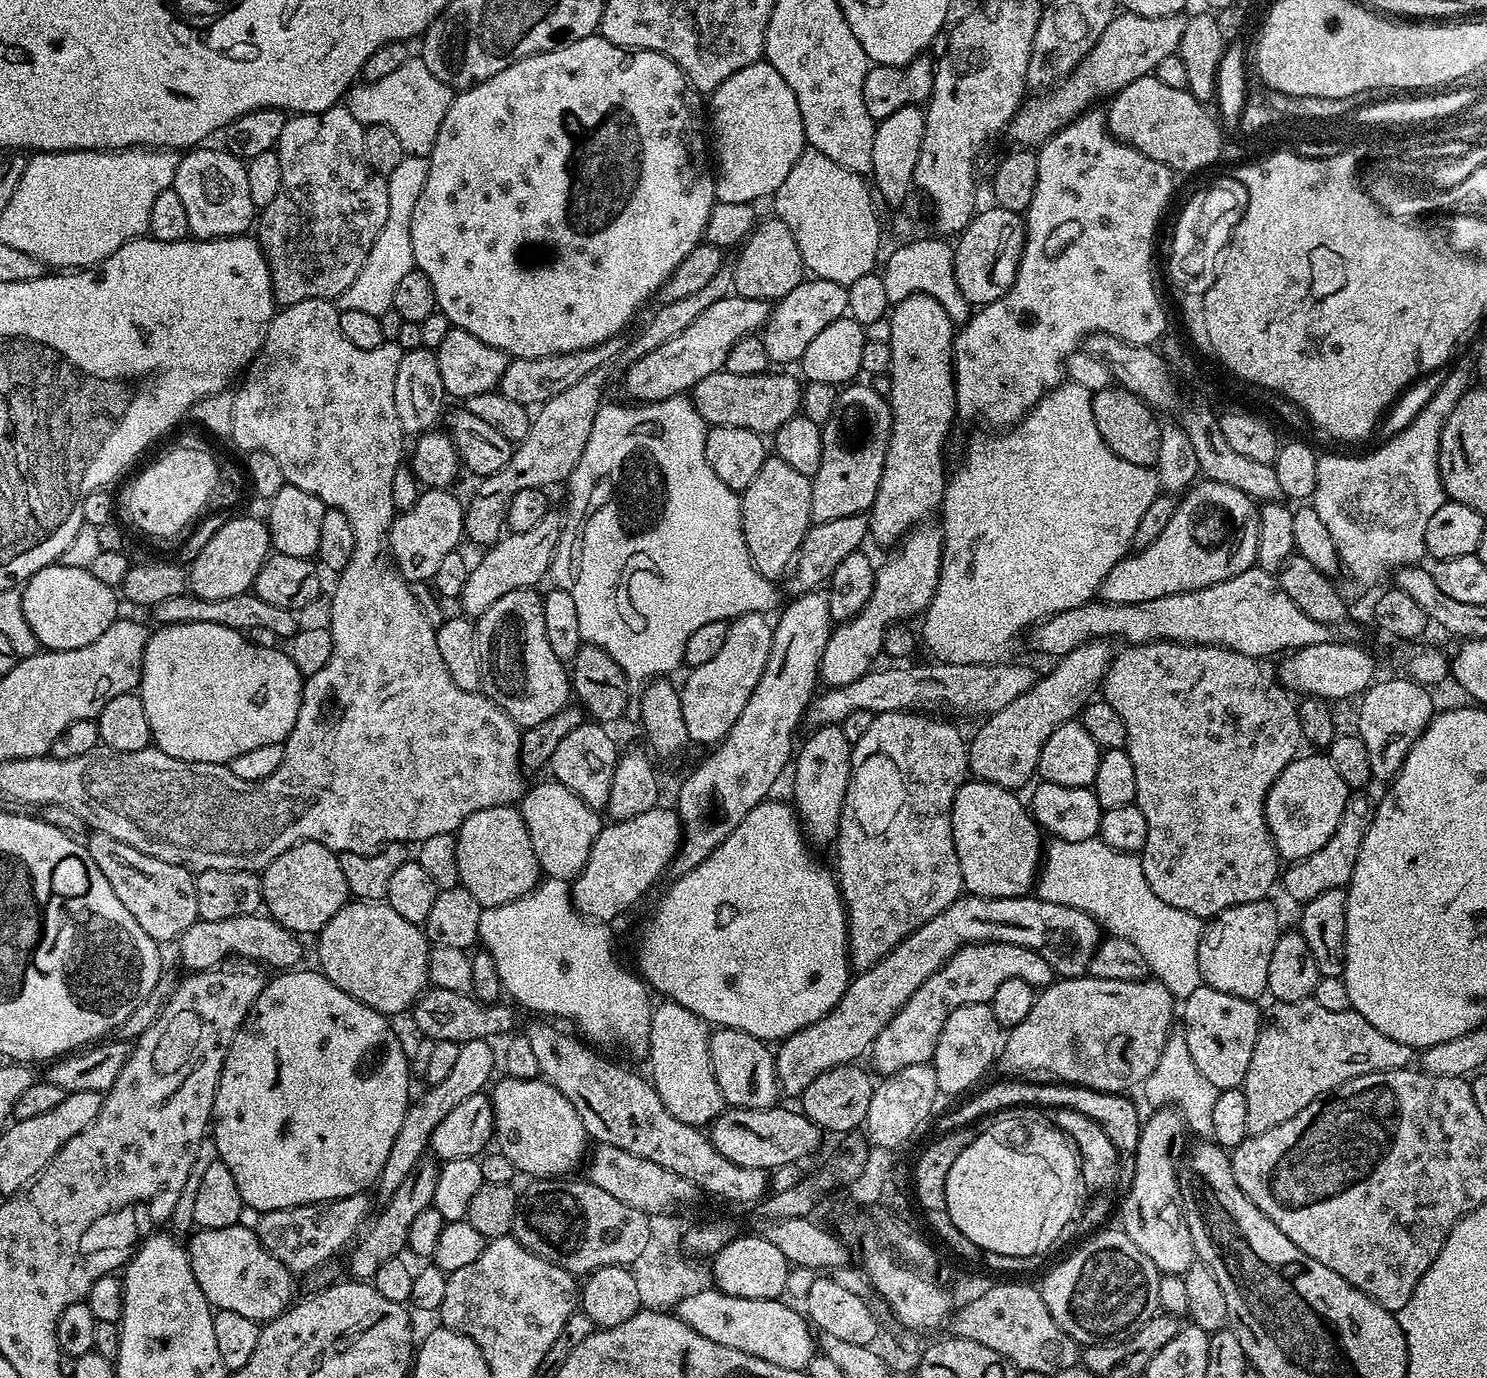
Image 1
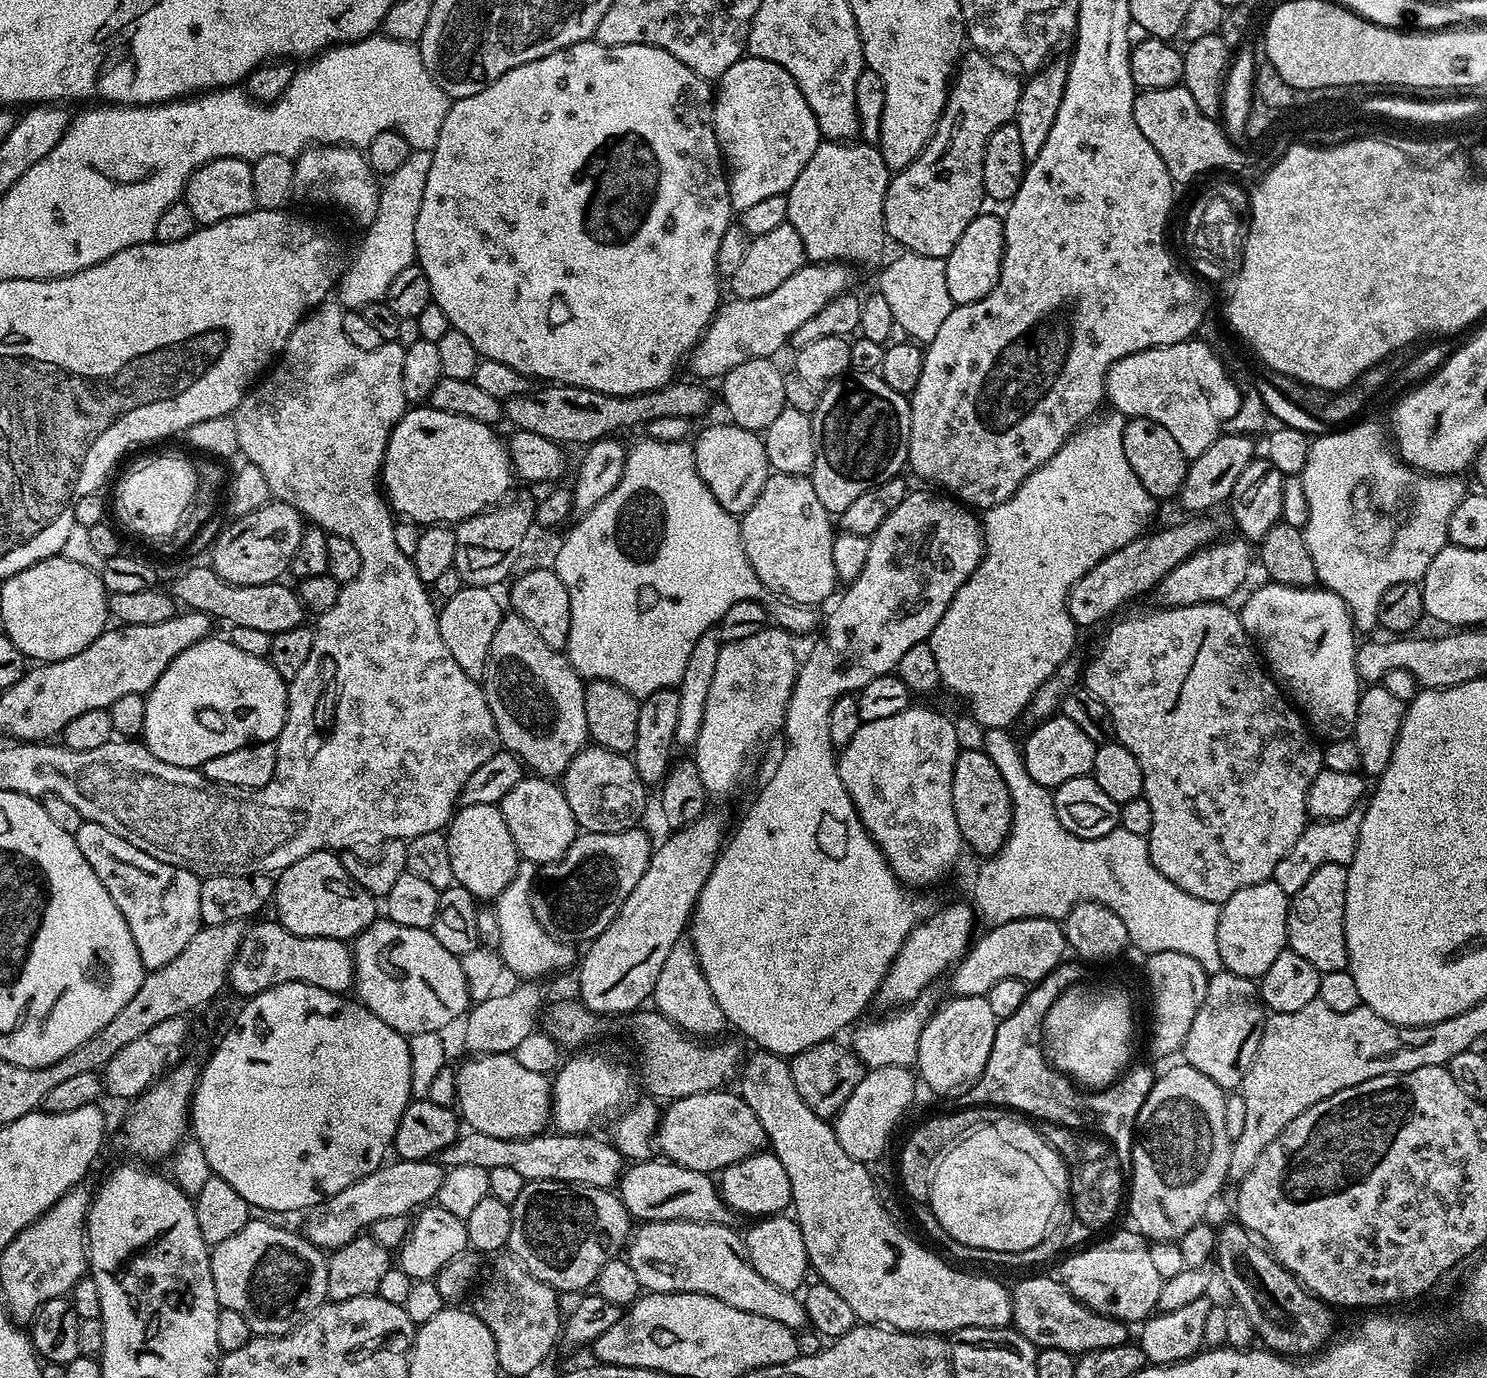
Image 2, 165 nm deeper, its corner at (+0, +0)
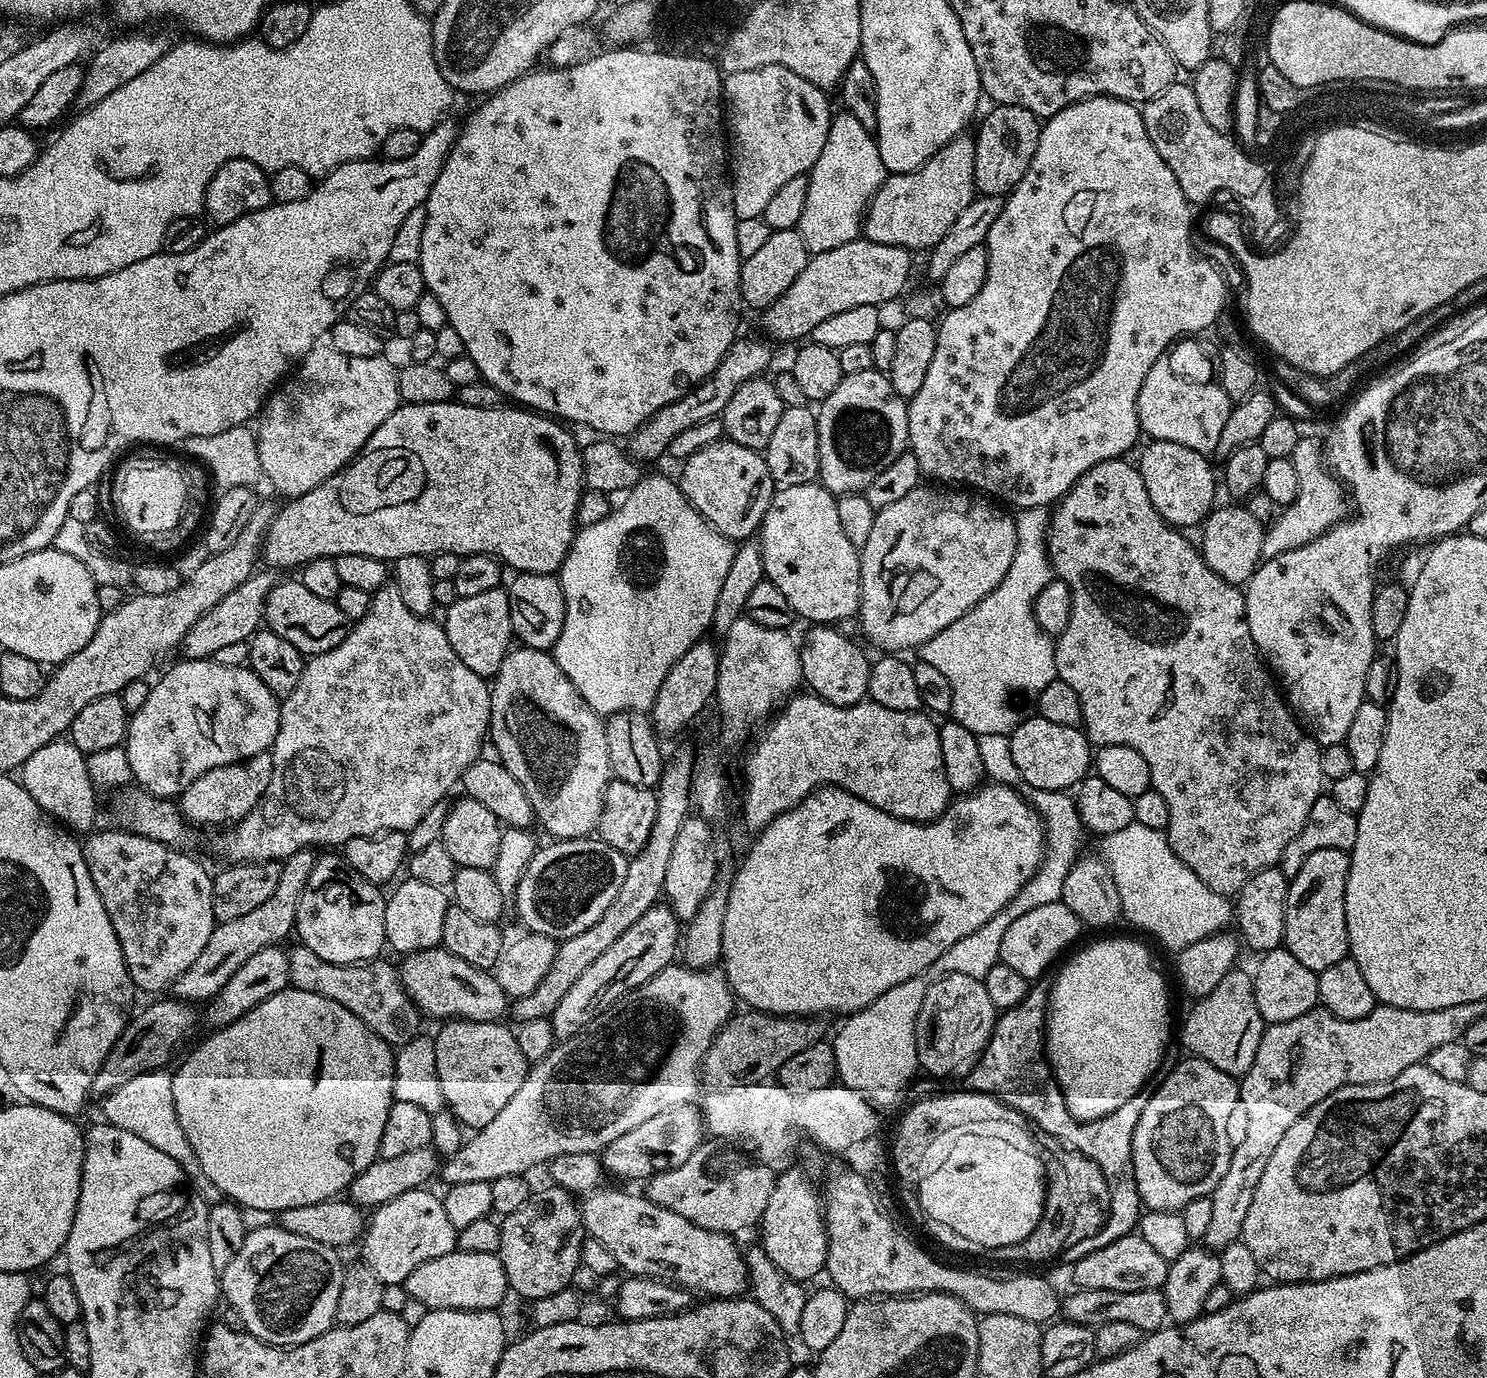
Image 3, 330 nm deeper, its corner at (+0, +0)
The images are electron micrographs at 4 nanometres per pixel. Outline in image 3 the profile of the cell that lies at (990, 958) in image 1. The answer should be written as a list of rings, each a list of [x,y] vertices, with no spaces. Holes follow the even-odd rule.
[[[1060,900],[1050,902],[1046,906],[1034,906],[1034,910],[1026,910],[1022,918],[1010,922],[1006,934],[1002,938],[1000,963],[1018,970],[1022,978],[1035,982],[1045,975],[1044,971],[1075,942],[1080,936],[1082,925],[1078,914],[1070,910]]]

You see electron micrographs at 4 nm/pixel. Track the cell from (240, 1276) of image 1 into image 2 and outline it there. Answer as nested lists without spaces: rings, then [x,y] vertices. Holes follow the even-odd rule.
[[[249,1219],[238,1234],[210,1252],[214,1290],[221,1308],[238,1310],[258,1336],[285,1336],[328,1300],[328,1261],[299,1231],[287,1232],[268,1220]]]

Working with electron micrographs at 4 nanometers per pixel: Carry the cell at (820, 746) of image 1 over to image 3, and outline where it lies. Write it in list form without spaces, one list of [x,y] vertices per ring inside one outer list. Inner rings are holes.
[[[836,626],[809,627],[808,641],[800,648],[803,683],[809,684],[815,695],[821,696],[834,706],[858,704],[868,694],[869,657],[864,657],[862,649],[851,636],[844,636]]]

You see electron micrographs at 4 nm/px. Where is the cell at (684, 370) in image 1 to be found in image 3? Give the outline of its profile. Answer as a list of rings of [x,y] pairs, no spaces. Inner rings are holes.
[[[863,238],[834,246],[834,250],[815,253],[806,270],[794,278],[794,286],[790,286],[790,290],[769,308],[763,309],[767,335],[773,341],[800,342],[811,337],[814,326],[842,310],[854,310],[854,306],[885,306],[907,286],[912,256],[907,248],[886,246]]]

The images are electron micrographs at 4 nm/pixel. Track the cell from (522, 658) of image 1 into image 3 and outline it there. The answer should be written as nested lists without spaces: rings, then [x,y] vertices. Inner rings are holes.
[[[516,646],[509,651],[508,655],[505,656],[504,661],[502,662],[502,666],[496,672],[496,675],[491,677],[490,680],[490,691],[492,693],[492,697],[490,698],[490,710],[492,711],[492,723],[490,725],[490,744],[493,744],[496,747],[495,755],[498,757],[500,763],[506,766],[506,770],[510,770],[510,774],[514,774],[514,778],[518,778],[518,786],[522,786],[522,790],[526,790],[526,798],[530,802],[530,806],[532,807],[532,814],[537,825],[541,824],[542,827],[545,828],[546,831],[549,832],[549,837],[555,838],[556,840],[583,840],[585,838],[591,837],[593,833],[597,831],[599,822],[600,822],[600,814],[604,809],[604,791],[608,788],[608,782],[610,779],[610,771],[609,771],[609,761],[607,756],[607,746],[606,746],[606,730],[604,729],[605,721],[597,714],[597,712],[585,702],[582,698],[582,694],[578,694],[578,690],[574,690],[574,684],[570,682],[570,678],[566,678],[566,674],[562,674],[562,670],[558,666],[558,662],[552,656],[551,651],[545,650],[544,652],[540,646]]]

